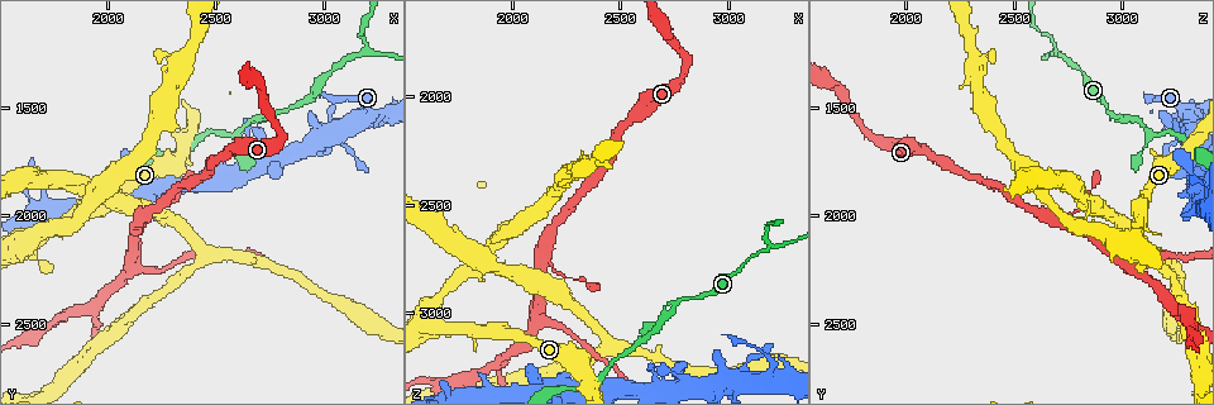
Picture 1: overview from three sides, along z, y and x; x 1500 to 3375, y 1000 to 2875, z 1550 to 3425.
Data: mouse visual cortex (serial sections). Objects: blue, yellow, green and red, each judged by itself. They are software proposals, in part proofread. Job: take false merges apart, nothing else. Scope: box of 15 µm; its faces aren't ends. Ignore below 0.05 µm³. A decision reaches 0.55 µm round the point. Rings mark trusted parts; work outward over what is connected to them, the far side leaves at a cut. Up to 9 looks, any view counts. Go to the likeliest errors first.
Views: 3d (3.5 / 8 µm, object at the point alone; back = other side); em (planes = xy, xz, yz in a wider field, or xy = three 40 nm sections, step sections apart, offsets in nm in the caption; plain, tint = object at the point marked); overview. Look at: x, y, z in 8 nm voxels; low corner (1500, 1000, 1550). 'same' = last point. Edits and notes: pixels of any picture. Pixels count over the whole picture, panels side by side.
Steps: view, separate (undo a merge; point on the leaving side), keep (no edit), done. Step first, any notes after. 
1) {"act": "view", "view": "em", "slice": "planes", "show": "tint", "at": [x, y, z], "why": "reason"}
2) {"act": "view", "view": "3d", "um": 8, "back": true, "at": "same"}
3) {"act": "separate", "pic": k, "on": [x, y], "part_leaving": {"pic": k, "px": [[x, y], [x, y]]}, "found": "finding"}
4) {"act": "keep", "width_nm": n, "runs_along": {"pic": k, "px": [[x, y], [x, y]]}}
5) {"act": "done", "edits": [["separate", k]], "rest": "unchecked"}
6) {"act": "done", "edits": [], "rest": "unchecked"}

{"act": "view", "view": "3d", "um": 3.5, "at": [3000, 1590, 3280]}

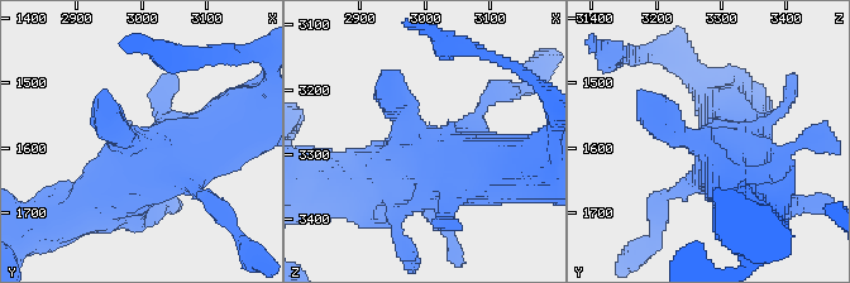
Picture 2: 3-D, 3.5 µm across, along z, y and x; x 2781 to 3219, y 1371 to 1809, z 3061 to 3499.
{"act": "view", "view": "em", "slice": "planes", "show": "plain", "at": [2995, 1595, 3285]}

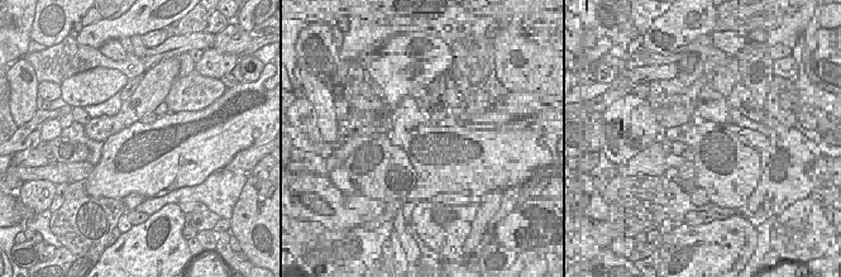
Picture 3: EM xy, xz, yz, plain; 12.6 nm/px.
{"act": "view", "view": "em", "slice": "planes", "show": "tint", "at": "same", "why": "where the object lies"}

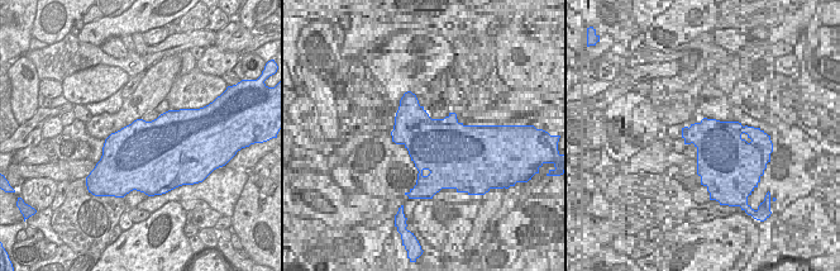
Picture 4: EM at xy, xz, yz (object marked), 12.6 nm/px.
{"act": "keep", "runs_along": {"pic": 2, "px": [[229, 126], [81, 204]]}, "found": "all the same cell"}

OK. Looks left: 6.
{"act": "view", "view": "3d", "um": 3.5, "at": [3170, 1250, 2700], "why": "three-way junction"}

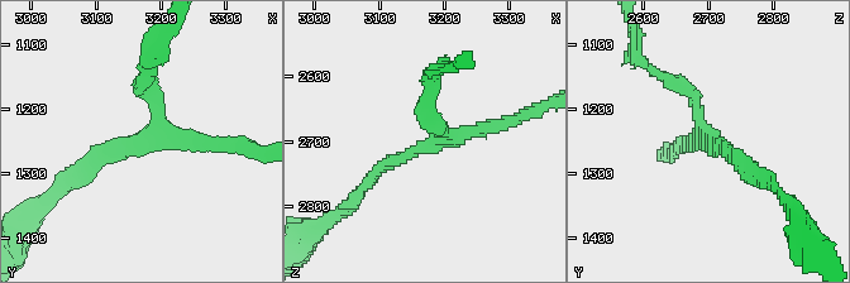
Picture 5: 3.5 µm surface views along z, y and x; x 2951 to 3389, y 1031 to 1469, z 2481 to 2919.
{"act": "view", "view": "em", "slice": "xy", "step": 3, "show": "tint", "at": [3180, 1235, 2700], "why": "need the tissue"}

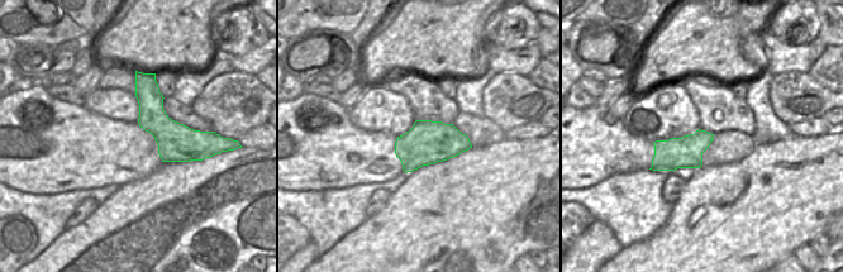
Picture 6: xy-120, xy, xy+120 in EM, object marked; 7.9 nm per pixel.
{"act": "keep", "width_nm": 340, "runs_along": {"pic": 6, "px": [[138, 75], [151, 113], [195, 157]]}, "found": "one cell here"}

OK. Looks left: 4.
{"act": "view", "view": "3d", "um": 3.5, "at": [2150, 2030, 2720], "why": "side arm on a straight run"}

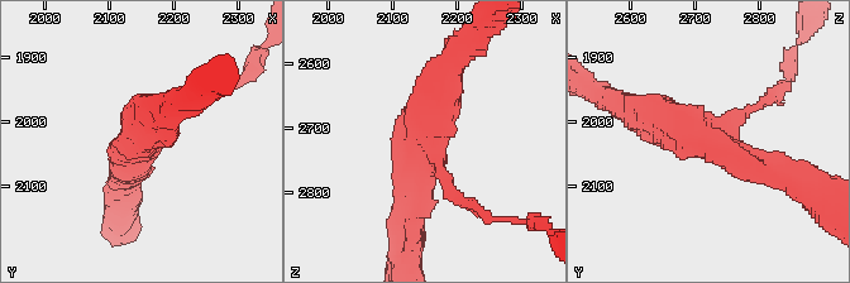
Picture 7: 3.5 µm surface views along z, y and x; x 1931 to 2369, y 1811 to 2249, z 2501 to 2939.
{"act": "view", "view": "em", "slice": "xy", "step": 5, "show": "tint", "at": [2145, 2025, 2710], "arms": 3, "arm_widths_nm": [150, 350, 400], "why": "now the EM"}

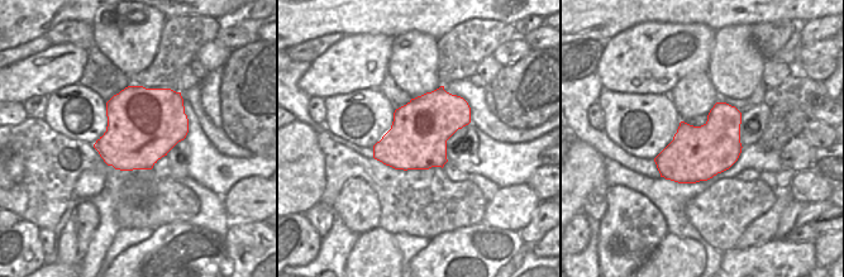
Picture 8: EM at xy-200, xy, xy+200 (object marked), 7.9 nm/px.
{"act": "view", "view": "em", "slice": "xy", "step": 1, "show": "tint", "at": "same"}

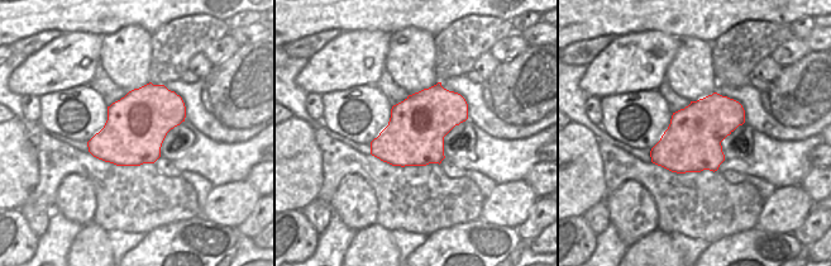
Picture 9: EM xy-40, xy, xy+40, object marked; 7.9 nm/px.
{"act": "keep", "found": "one cell here"}

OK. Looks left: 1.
{"act": "done", "edits": [], "rest": "unchecked"}

